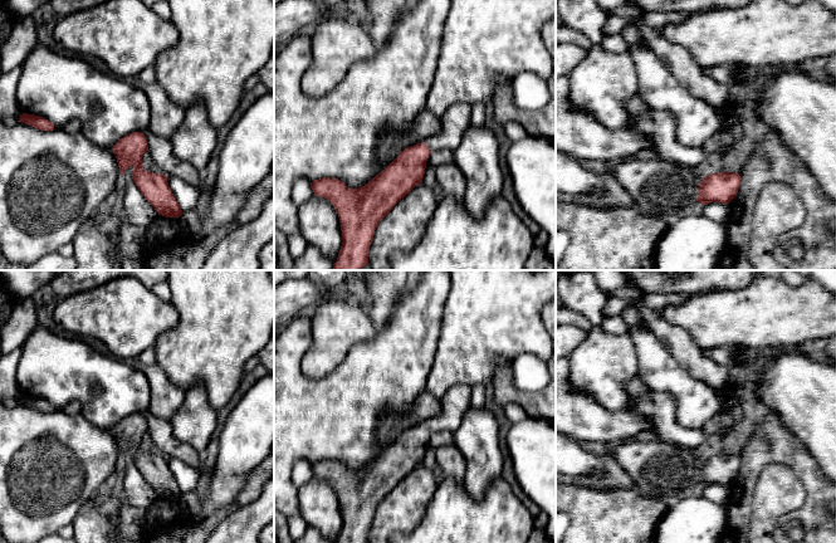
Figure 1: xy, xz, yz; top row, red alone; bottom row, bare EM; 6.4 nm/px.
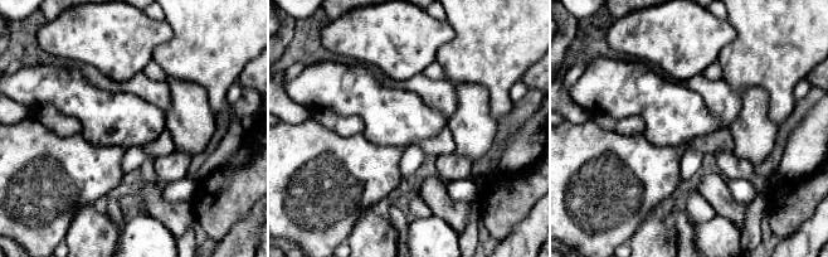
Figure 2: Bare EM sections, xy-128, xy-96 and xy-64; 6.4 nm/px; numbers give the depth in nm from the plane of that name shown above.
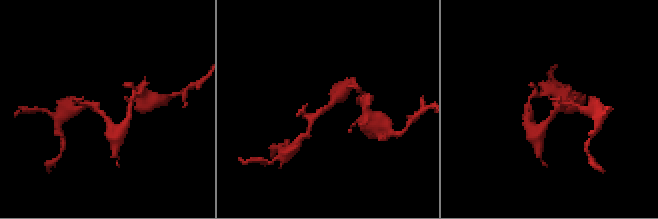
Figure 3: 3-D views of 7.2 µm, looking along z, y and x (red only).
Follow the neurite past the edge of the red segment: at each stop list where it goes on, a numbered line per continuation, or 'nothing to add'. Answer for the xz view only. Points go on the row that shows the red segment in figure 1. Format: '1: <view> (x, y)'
1: xz (455, 120)

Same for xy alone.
1: xy (74, 126)

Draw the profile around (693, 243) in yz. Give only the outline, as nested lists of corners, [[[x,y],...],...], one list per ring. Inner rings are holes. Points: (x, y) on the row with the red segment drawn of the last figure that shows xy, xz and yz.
[[[689,211],[659,239],[655,270],[713,270],[725,241],[725,225]]]

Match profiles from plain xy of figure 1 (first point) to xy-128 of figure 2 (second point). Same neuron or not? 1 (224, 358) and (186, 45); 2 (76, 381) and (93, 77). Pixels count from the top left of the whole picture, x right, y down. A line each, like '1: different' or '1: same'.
1: same
2: different

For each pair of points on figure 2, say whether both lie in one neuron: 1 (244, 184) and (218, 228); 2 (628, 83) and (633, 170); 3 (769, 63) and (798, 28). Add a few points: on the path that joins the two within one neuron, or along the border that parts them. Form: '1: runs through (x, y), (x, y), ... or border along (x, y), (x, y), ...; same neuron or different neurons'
1: runs through (233, 195), (218, 211), (218, 217); same neuron
2: border along (642, 134), (651, 142), (670, 145); different neurons
3: runs through (775, 54), (775, 51), (789, 37); same neuron

